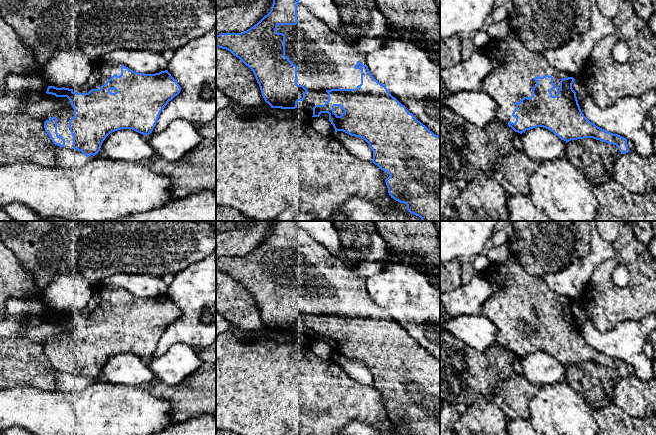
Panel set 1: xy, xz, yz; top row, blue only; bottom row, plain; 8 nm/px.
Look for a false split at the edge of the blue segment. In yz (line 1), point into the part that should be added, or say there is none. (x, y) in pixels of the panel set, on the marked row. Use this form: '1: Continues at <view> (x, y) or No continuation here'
1: Continues at yz (512, 79)

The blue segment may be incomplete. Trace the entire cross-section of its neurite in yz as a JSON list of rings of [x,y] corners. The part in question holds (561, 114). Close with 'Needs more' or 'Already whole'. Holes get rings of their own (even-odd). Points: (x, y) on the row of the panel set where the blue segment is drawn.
[[[514,32],[503,39],[490,40],[484,50],[493,59],[495,68],[483,80],[479,91],[487,93],[496,102],[499,124],[508,125],[520,134],[543,127],[566,142],[593,138],[616,145],[621,154],[630,151],[626,138],[596,126],[584,116],[572,88],[575,79],[553,68],[541,53],[529,51]]]. Needs more

